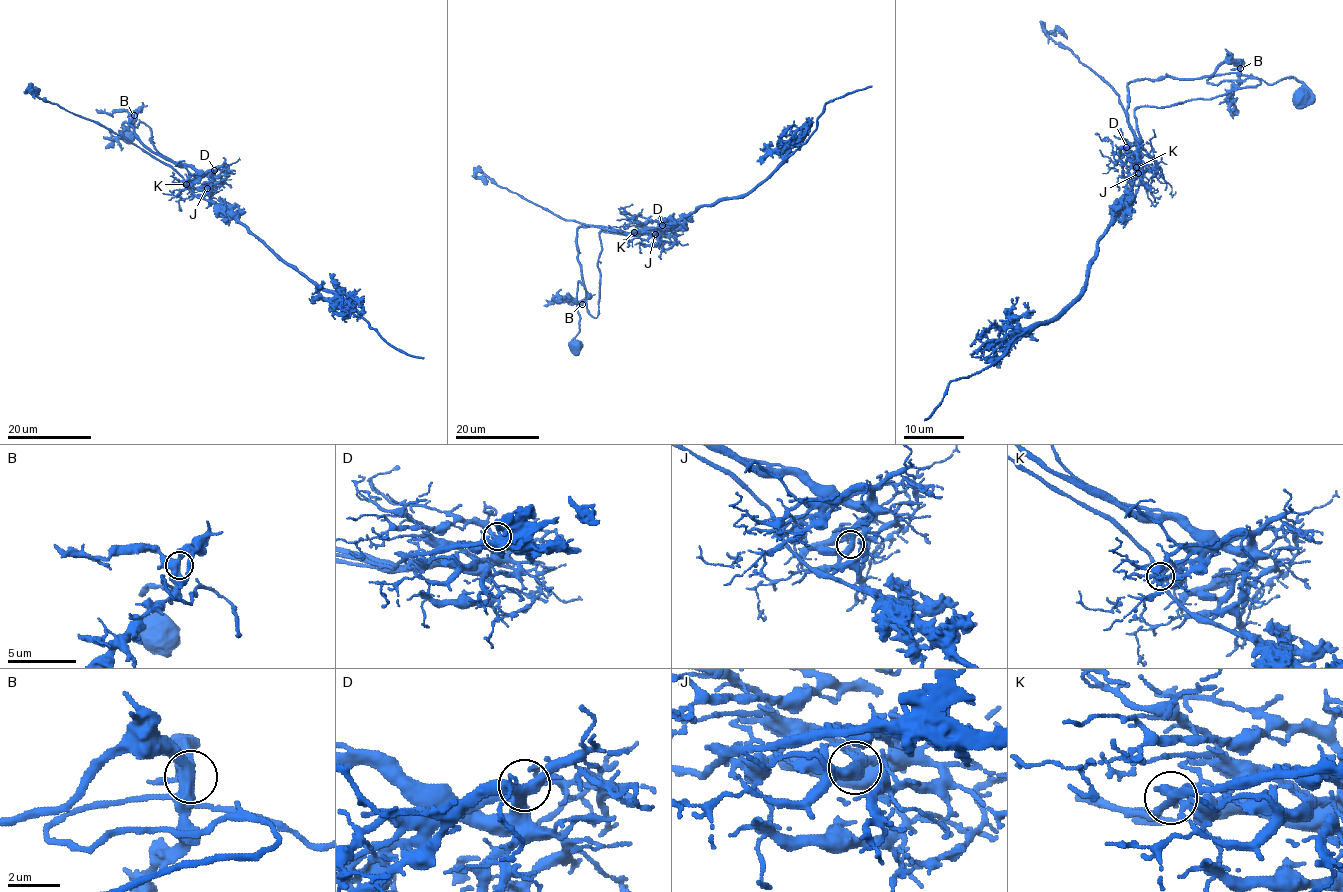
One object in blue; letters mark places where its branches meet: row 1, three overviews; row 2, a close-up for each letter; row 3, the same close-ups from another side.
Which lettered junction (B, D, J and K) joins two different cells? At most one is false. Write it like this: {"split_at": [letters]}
{"split_at": ["K"]}

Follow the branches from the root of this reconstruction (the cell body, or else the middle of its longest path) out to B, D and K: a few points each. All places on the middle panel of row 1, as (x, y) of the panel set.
B: (576, 343), (574, 341), (571, 345), (579, 330), (576, 305), (582, 304)
D: (576, 343), (571, 345), (579, 330), (576, 305), (587, 296), (577, 229), (601, 225), (655, 235), (662, 225)
K: (576, 343), (571, 345), (579, 330), (576, 305), (587, 296), (577, 229), (634, 231)

